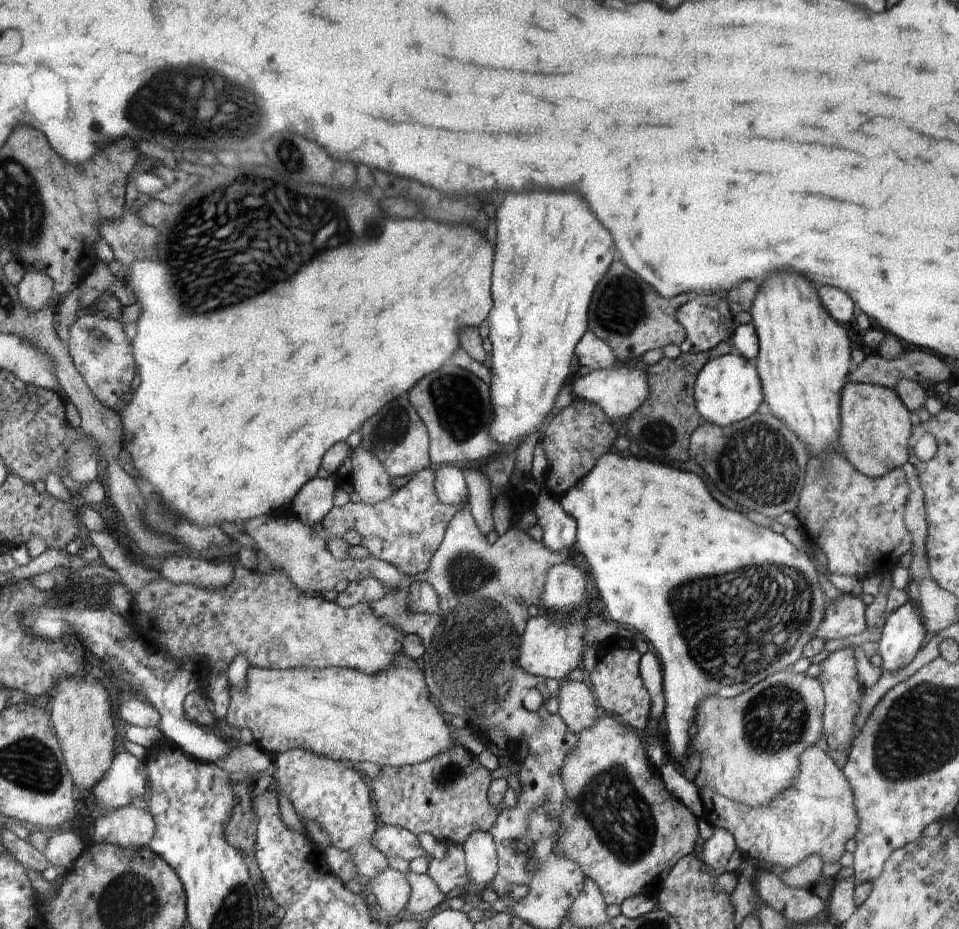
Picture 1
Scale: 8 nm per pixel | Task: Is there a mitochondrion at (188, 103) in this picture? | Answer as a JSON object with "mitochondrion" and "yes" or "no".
{"mitochondrion":"yes"}

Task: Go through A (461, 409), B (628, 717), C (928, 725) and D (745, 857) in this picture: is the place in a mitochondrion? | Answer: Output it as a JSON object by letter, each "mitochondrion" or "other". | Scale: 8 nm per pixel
{"A":"mitochondrion","B":"other","C":"mitochondrion","D":"other"}

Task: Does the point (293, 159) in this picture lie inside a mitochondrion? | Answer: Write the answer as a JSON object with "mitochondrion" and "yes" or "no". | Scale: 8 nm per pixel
{"mitochondrion":"yes"}

